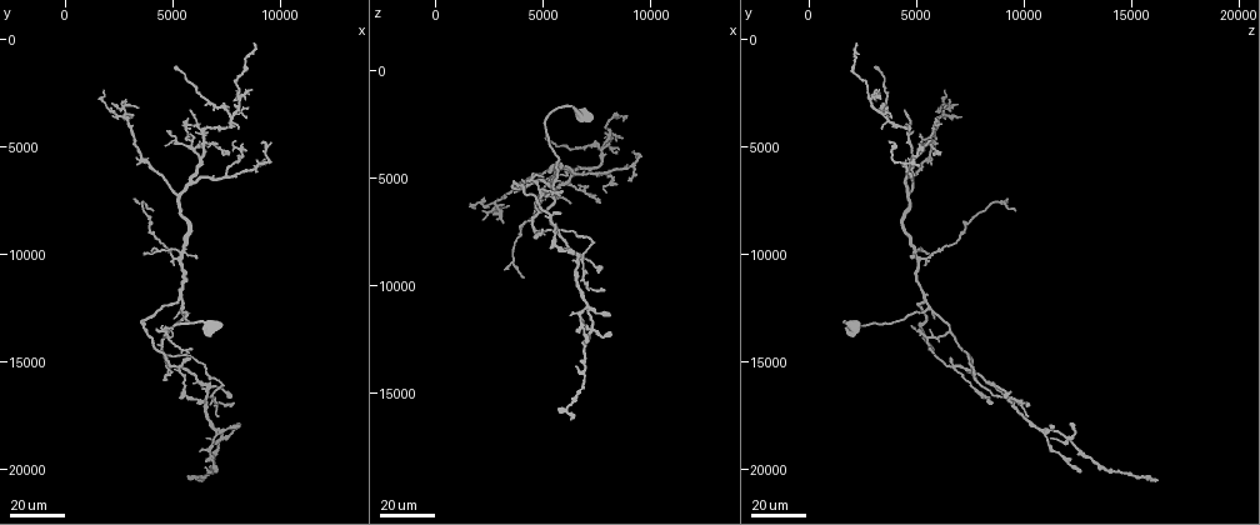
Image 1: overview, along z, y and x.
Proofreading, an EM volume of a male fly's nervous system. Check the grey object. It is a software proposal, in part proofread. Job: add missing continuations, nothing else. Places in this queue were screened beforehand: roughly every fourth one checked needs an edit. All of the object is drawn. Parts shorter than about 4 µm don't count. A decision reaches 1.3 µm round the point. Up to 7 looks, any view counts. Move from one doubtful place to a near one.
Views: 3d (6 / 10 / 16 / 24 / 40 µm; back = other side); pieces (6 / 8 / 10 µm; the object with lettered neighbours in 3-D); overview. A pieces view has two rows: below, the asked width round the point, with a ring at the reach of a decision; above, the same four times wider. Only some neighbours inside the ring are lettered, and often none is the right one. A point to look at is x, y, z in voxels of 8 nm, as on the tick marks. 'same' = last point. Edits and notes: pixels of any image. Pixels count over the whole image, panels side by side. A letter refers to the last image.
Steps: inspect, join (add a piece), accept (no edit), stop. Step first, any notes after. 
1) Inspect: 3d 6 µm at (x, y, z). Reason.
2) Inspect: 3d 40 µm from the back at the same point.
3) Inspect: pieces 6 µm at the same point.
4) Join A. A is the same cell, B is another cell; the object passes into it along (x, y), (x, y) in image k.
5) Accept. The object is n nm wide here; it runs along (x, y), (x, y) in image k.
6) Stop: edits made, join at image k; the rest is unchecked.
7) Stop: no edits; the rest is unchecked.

Inspect: 3d 40 µm at (5800, 4400, 5300). Tapers out.

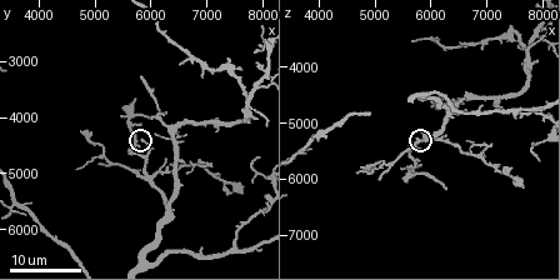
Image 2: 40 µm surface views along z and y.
Inspect: 3d 10 µm at the same point. Zoom in.

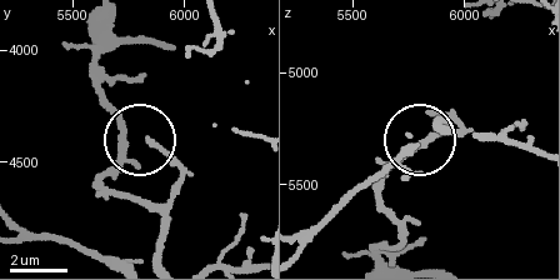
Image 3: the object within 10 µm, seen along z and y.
Inspect: pieces 8 µm at (5850, 4400, 5190).

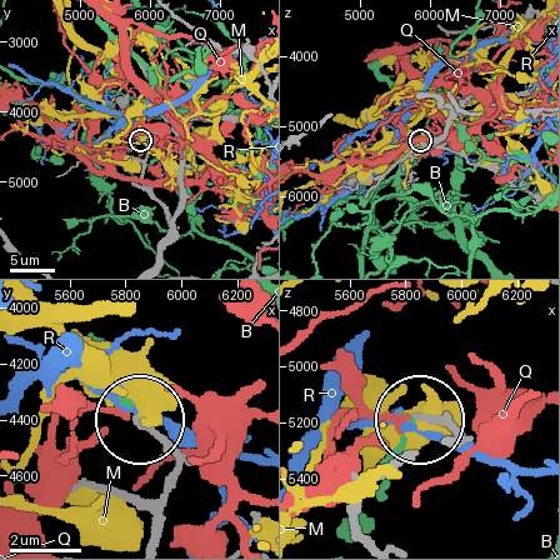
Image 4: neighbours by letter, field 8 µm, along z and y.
Accept. B, M, Q and R are other cells; none of them fits.

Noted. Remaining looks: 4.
Inspect: 3d 24 µm at (4100, 8000, 9600). Tapers out.

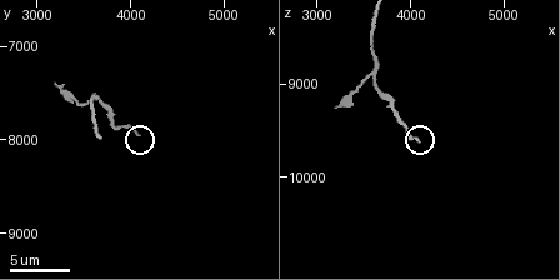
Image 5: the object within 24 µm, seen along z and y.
Inspect: pieces 10 µm at (4050, 7950, 9600). What lies round it.

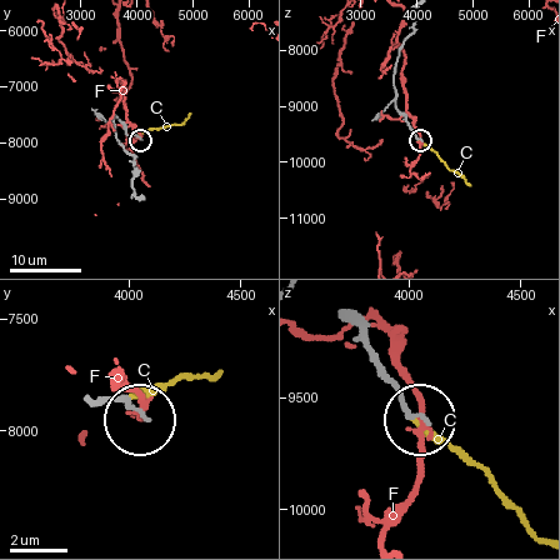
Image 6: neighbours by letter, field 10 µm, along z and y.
Join C. C is the same cell, F is another cell; the object passes into it along (360, 336), (405, 410), (451, 441), (536, 534) in image 6; it goes on there.

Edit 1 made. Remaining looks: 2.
Inspect: 3d 40 µm at (5000, 10200, 5600). Branch stops here.

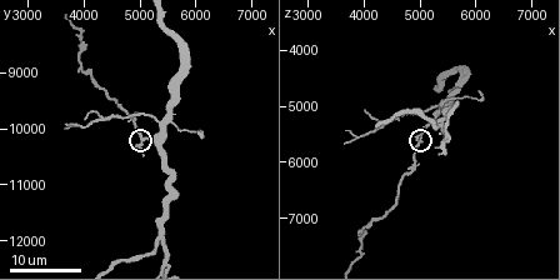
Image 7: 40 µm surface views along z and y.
Inspect: pieces 8 µm at (4950, 10350, 5550). See the neighbours.

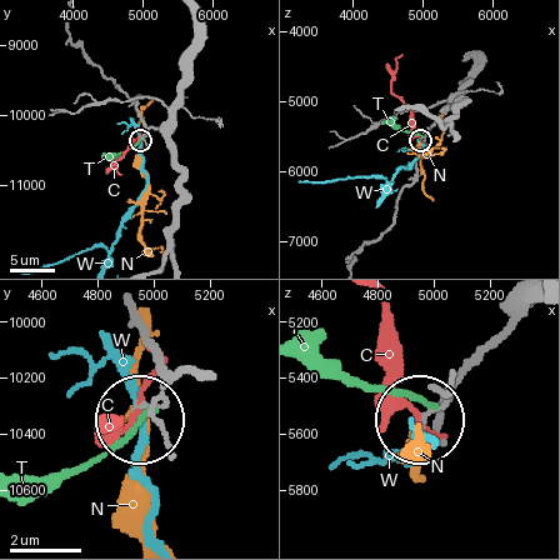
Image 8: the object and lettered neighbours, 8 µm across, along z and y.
Accept. The object is 160 nm wide here; C, N, T and W are other cells; it runs along (529, 308), (425, 413) in image 8; none of them fits.

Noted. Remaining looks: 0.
Stop: edits made, join at image 6; the rest is unchecked.

